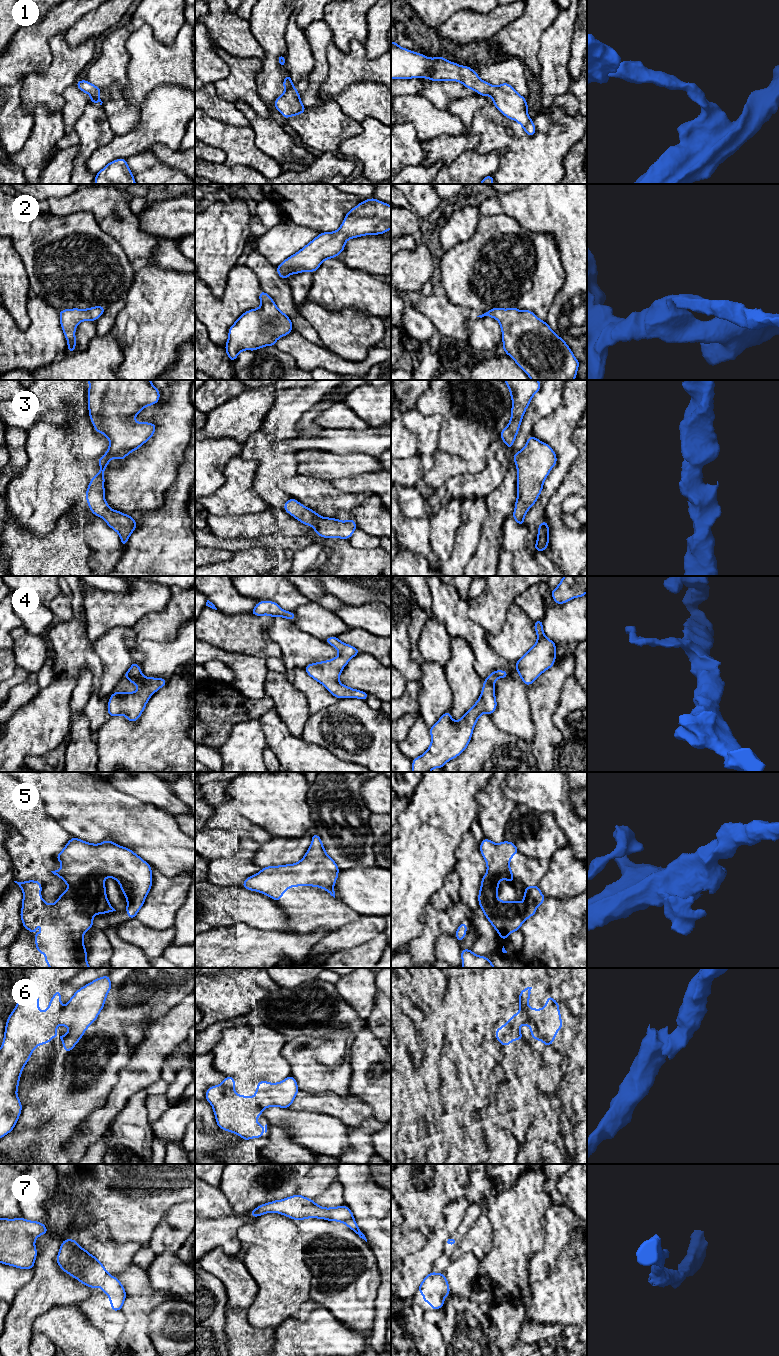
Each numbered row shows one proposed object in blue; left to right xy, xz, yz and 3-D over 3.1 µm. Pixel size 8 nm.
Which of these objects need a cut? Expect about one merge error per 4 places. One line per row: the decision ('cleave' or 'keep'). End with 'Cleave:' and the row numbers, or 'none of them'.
1: keep
2: keep
3: keep
4: keep
5: keep
6: keep
7: keep
Cleave: none of them

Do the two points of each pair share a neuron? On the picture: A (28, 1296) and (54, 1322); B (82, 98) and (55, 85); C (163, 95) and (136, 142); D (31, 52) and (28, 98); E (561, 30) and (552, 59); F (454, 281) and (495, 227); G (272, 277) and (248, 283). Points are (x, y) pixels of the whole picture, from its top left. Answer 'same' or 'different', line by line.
A: different
B: different
C: same
D: different
E: same
F: same
G: different

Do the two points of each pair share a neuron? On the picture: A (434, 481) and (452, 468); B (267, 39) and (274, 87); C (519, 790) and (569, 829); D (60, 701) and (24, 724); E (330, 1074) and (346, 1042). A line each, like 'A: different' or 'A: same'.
A: same
B: same
C: same
D: same
E: same

